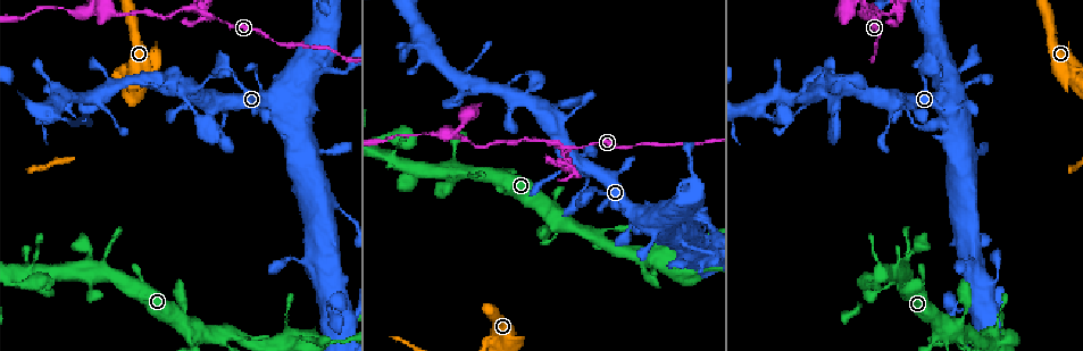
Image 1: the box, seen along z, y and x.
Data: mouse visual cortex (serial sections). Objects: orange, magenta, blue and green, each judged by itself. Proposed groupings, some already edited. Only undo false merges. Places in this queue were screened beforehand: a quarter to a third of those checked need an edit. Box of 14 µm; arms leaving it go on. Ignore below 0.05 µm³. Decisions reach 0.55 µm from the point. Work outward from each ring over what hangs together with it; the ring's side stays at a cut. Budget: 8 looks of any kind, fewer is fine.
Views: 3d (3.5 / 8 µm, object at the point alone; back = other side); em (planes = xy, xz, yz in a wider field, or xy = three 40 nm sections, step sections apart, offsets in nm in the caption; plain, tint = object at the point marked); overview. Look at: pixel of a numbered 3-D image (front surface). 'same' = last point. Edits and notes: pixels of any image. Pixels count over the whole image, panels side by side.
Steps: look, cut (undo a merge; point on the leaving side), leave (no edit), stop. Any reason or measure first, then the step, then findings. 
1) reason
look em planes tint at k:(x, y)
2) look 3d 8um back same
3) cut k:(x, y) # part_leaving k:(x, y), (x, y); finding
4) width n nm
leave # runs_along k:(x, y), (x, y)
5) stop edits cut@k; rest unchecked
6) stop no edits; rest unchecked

look 3d 3.5um at 1:(567, 147)

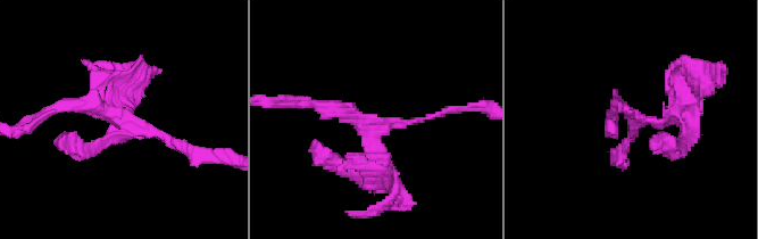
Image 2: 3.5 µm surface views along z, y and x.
now the EM
look em xy step 2 tint at 2:(639, 122)

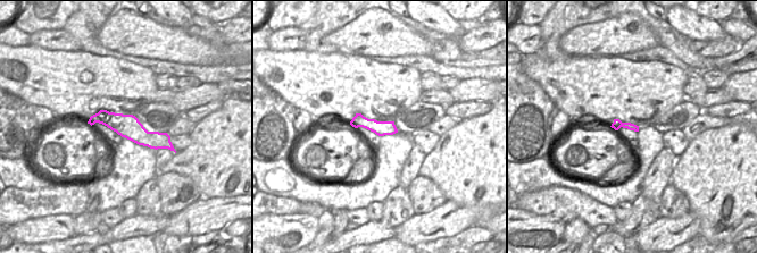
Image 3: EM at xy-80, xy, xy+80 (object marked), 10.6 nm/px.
cut 2:(102, 82) # a second cell is stuck on

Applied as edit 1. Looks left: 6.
see it whole again
look overview

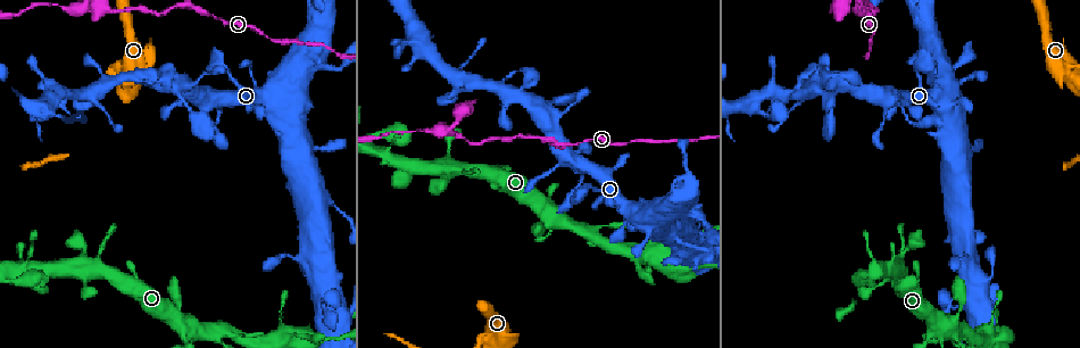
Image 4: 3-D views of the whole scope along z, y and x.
calibre changes
look 3d 3.5um back at 4:(857, 6)

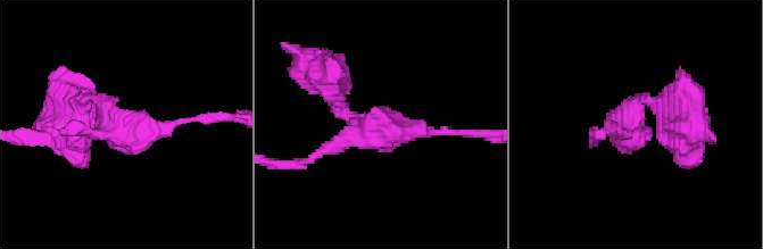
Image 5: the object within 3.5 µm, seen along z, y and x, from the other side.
look em xy step 1 tint at 5:(366, 128)

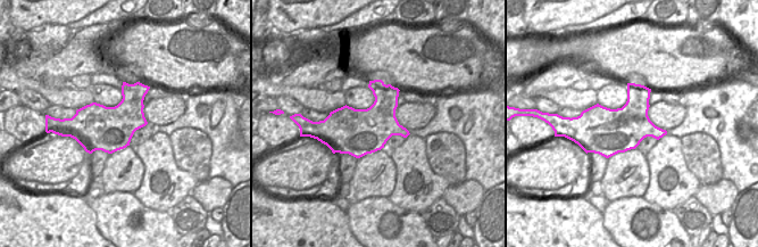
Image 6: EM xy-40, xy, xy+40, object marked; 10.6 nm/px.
arm_widths 150, 200, 200 nm
leave # runs_along 5:(593, 137), (628, 130), (639, 99), (671, 102); one cell here

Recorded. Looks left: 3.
abrupt turn
look 3d 3.5um at 4:(1057, 73)

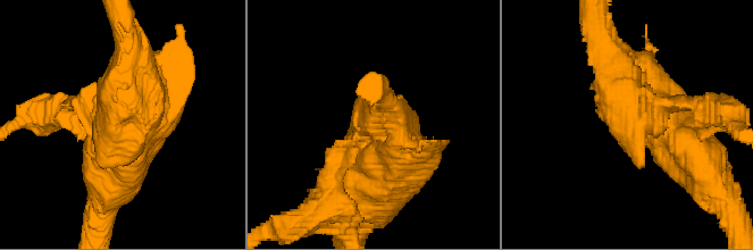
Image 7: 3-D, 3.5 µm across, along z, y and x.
shape alone is not enough
look em xy step 1 tint at 7:(633, 128)

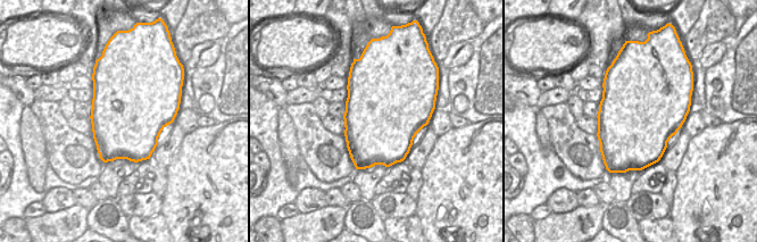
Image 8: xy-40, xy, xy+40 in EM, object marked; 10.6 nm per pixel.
cut 7:(329, 200) # part_leaving 7:(350, 143), (333, 190), (308, 190); a second cell is stuck on

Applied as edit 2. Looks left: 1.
stop edits cut@2, cut@7; rest unchecked

